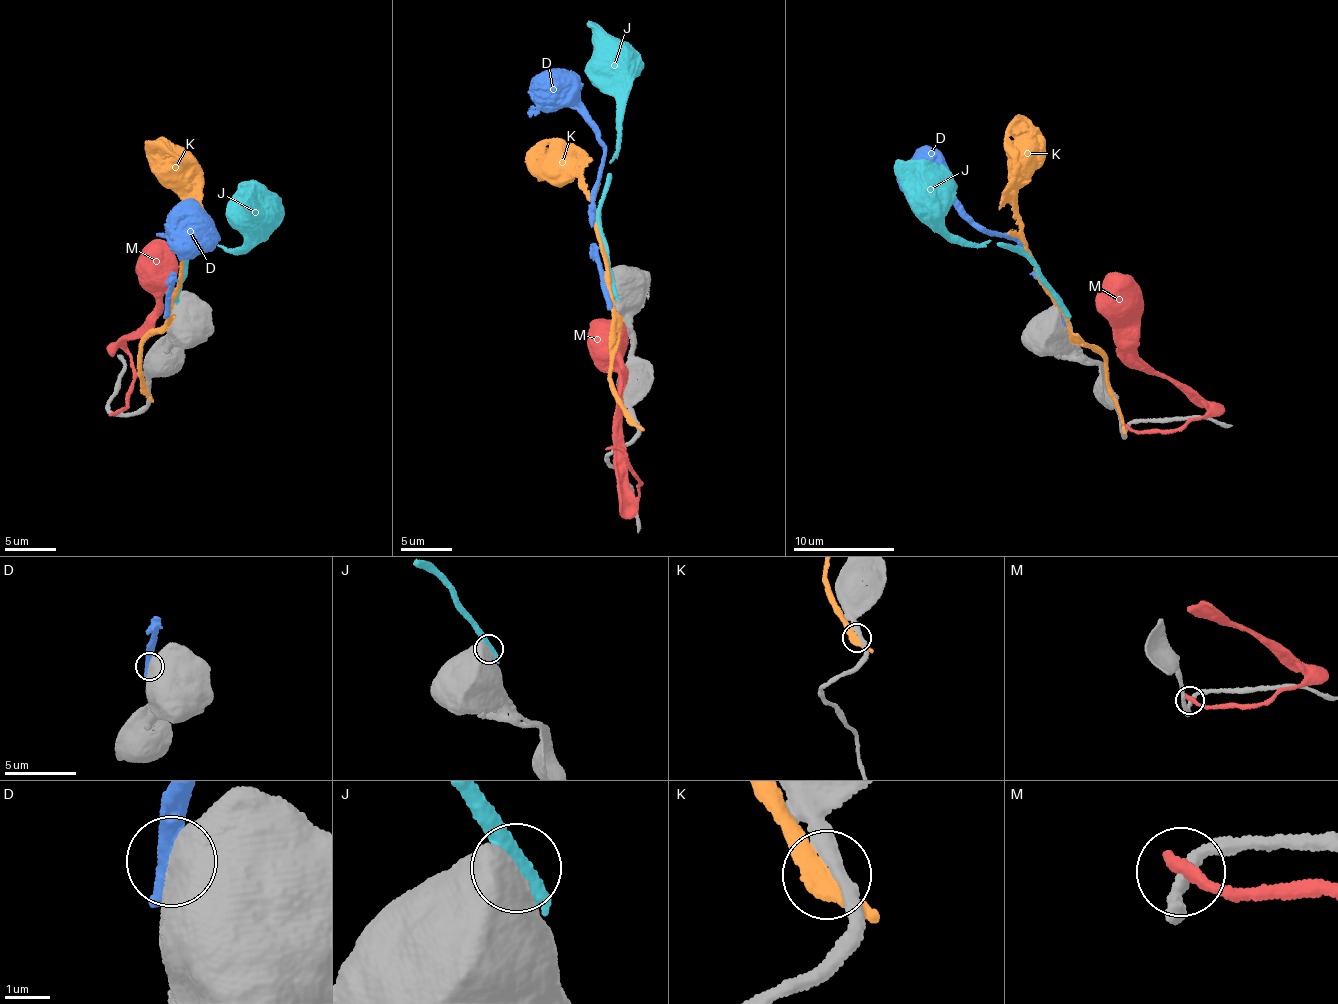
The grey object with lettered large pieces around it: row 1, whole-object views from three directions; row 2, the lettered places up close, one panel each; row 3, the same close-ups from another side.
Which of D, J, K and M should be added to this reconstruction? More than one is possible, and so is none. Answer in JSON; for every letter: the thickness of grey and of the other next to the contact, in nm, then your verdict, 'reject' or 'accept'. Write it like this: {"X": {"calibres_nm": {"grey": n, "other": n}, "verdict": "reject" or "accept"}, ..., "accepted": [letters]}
{"D": {"calibres_nm": {"grey": 800, "other": 400}, "verdict": "reject"}, "J": {"calibres_nm": {"grey": 900, "other": 400}, "verdict": "reject"}, "K": {"calibres_nm": {"grey": 300, "other": 340}, "verdict": "reject"}, "M": {"calibres_nm": {"grey": 300, "other": 360}, "verdict": "reject"}, "accepted": []}

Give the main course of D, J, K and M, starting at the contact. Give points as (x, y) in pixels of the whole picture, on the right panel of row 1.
D: (1061, 314), (1061, 297), (1034, 268), (1025, 245), (977, 224), (939, 176), (923, 165), (905, 164)
J: (1063, 308), (1019, 252), (990, 239), (967, 245), (946, 231), (898, 158)
K: (1121, 416), (1109, 387), (1107, 358), (1072, 335), (1067, 312), (1038, 274), (1022, 232), (1011, 142), (1024, 115)
M: (1125, 427), (1134, 431), (1183, 426), (1201, 419), (1207, 402), (1137, 356), (1137, 294), (1113, 273)

